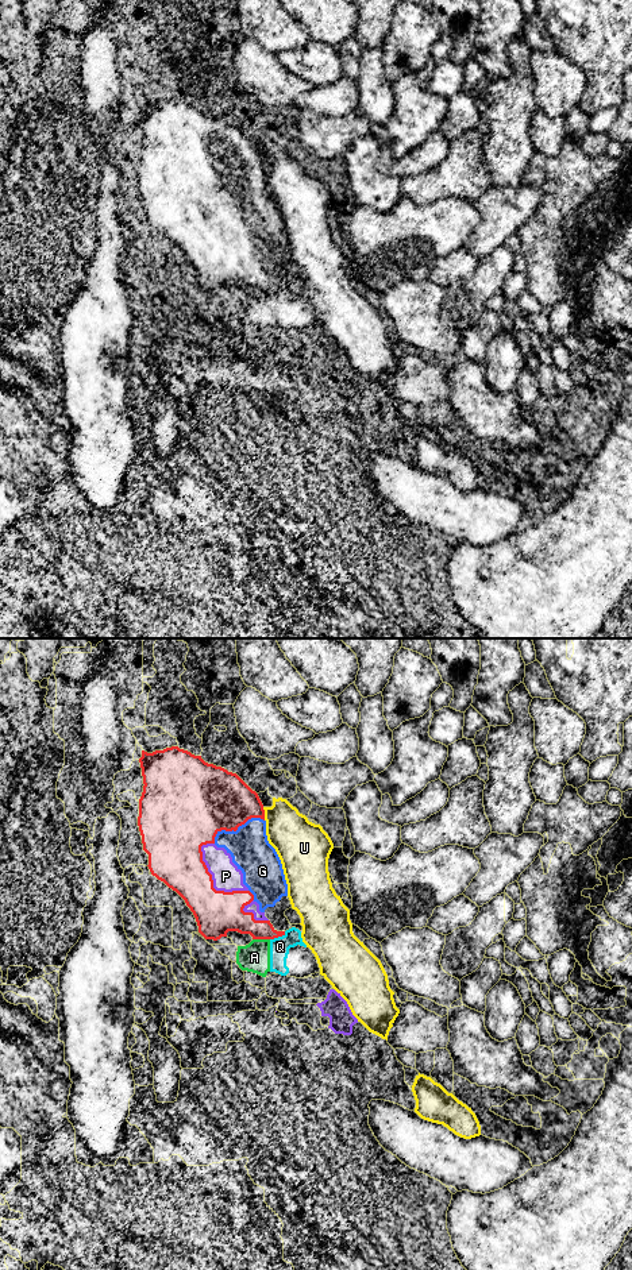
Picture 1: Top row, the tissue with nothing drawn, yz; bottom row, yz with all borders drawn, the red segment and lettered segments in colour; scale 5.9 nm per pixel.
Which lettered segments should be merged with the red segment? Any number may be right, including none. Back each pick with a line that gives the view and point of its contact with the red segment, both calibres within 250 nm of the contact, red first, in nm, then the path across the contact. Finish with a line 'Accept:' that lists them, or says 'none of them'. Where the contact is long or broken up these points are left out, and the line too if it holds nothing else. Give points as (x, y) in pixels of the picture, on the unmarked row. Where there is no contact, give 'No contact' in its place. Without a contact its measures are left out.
G: Touches red at yz (235, 182). Thickness 400 nm (red) against 240 nm
P: Touches red at yz (212, 235). Thickness 300 nm (red) against 170 nm
Accept: G, P

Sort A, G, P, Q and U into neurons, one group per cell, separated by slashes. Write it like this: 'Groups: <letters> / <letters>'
Groups: A Q / G P / U

